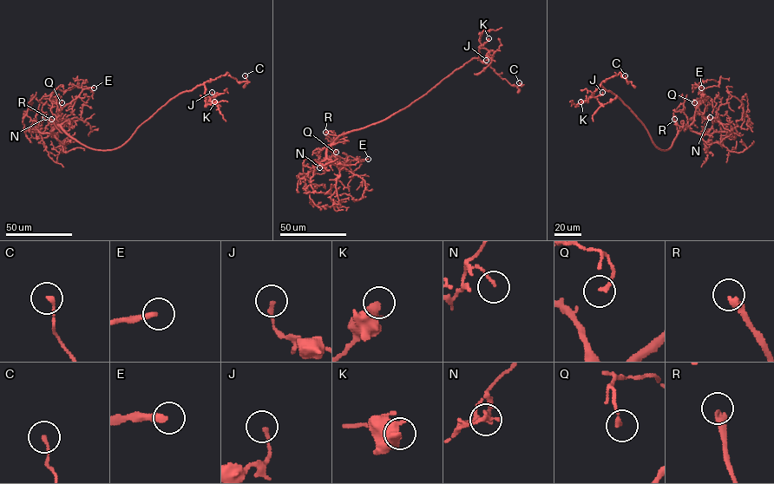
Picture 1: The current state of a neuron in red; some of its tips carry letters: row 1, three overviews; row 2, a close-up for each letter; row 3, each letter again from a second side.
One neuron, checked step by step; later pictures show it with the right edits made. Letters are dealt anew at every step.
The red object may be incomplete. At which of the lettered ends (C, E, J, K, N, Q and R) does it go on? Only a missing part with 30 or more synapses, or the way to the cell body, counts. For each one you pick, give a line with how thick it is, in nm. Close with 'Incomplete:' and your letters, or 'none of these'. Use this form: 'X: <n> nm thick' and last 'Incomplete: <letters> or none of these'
E: 280 nm thick
Incomplete: E

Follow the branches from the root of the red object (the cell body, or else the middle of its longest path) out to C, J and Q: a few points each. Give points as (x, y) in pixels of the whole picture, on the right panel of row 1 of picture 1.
C: (668, 149), (658, 147), (633, 113), (617, 96), (600, 85), (619, 72), (628, 82), (625, 75)
J: (668, 149), (658, 147), (633, 113), (600, 84), (590, 97), (600, 95), (602, 92)
Q: (668, 149), (677, 133), (693, 121), (698, 101), (694, 100), (694, 102)

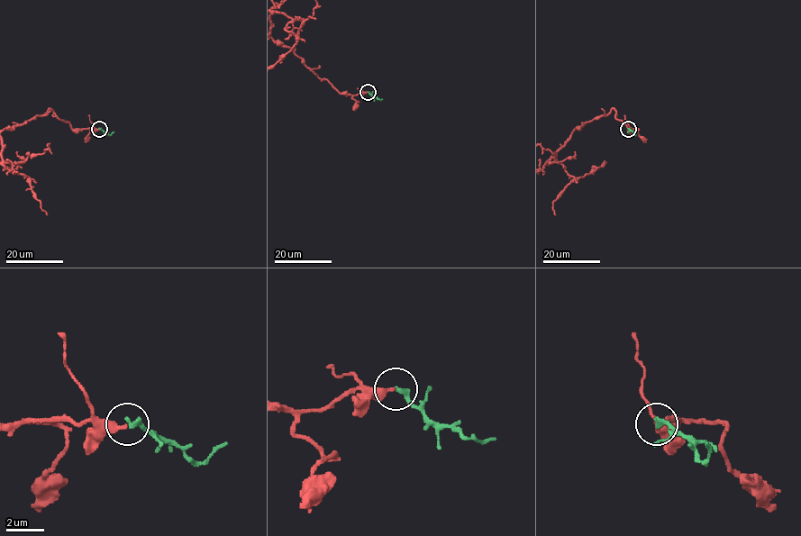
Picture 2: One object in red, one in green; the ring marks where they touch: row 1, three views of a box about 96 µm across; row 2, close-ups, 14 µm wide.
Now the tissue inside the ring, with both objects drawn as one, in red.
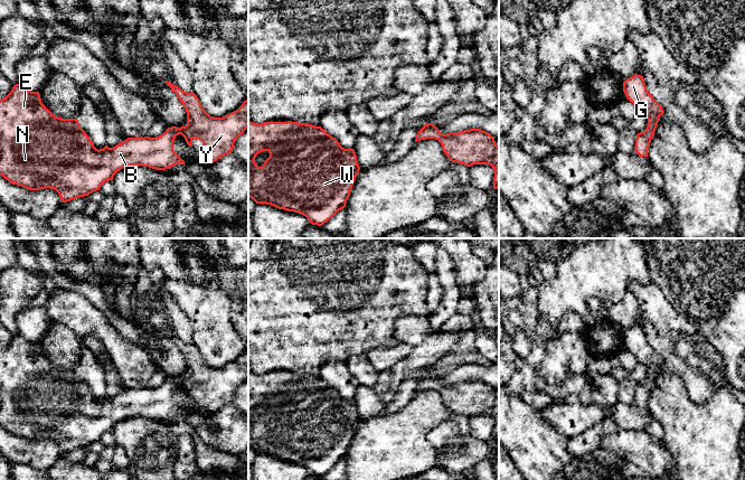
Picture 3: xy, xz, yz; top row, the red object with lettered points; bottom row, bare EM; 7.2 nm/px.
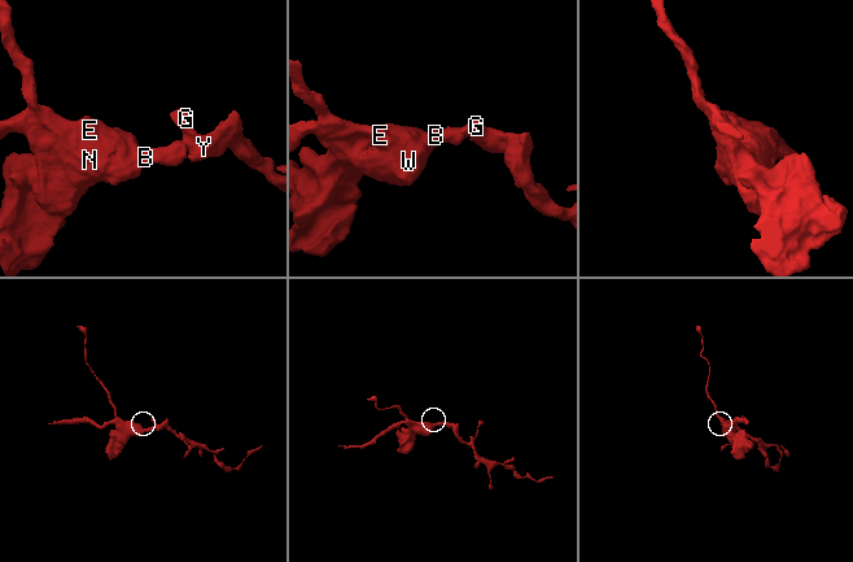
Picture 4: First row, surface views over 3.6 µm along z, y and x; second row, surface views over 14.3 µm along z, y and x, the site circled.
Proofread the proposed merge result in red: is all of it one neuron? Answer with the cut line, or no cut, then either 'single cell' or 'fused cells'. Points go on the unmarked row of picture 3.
cut none; single cell

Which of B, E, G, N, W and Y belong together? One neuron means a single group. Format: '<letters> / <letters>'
B E G N W Y

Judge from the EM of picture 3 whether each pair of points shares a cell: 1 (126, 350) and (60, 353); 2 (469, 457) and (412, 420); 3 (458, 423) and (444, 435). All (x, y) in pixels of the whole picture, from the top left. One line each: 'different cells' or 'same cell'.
1: different cells
2: different cells
3: same cell

